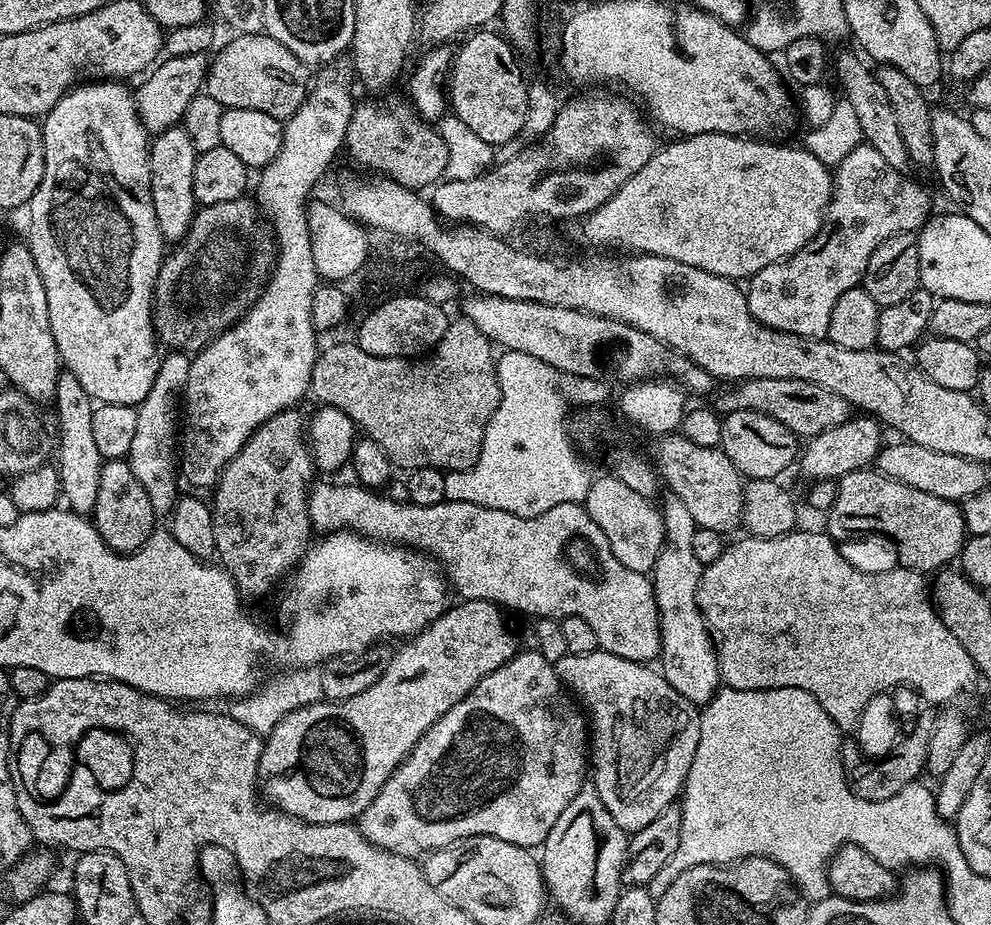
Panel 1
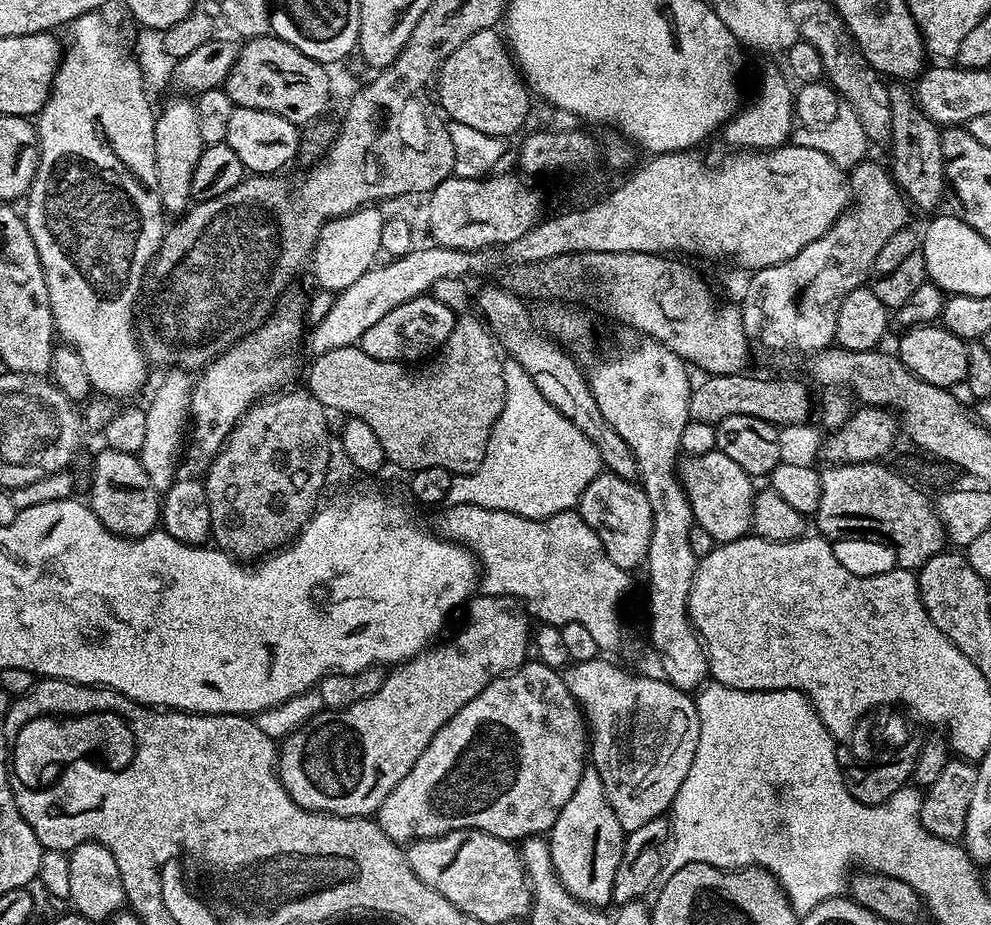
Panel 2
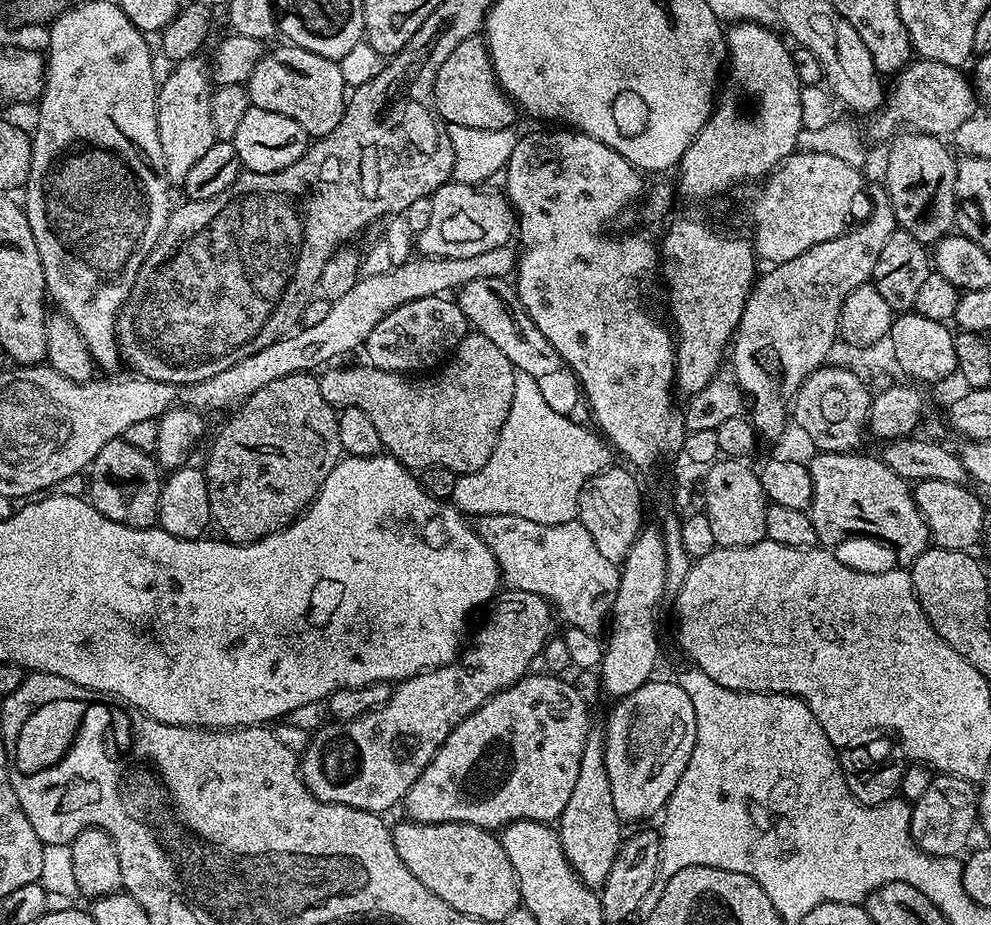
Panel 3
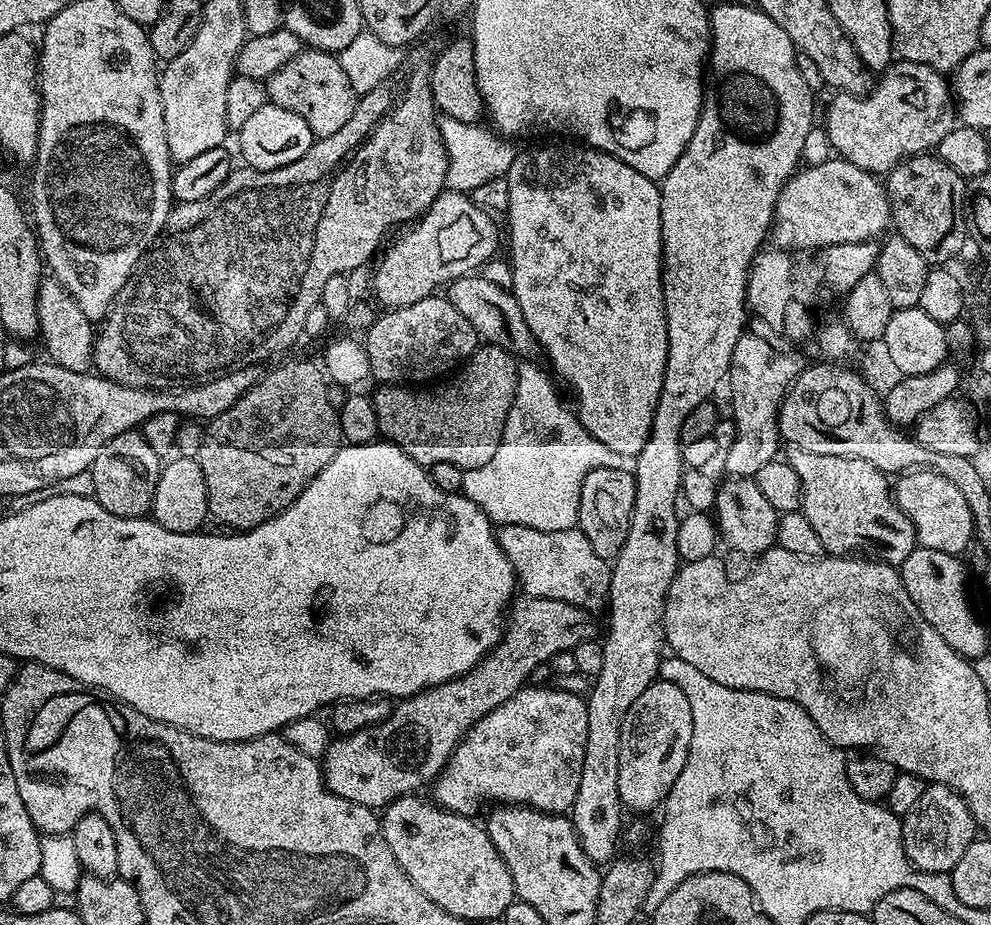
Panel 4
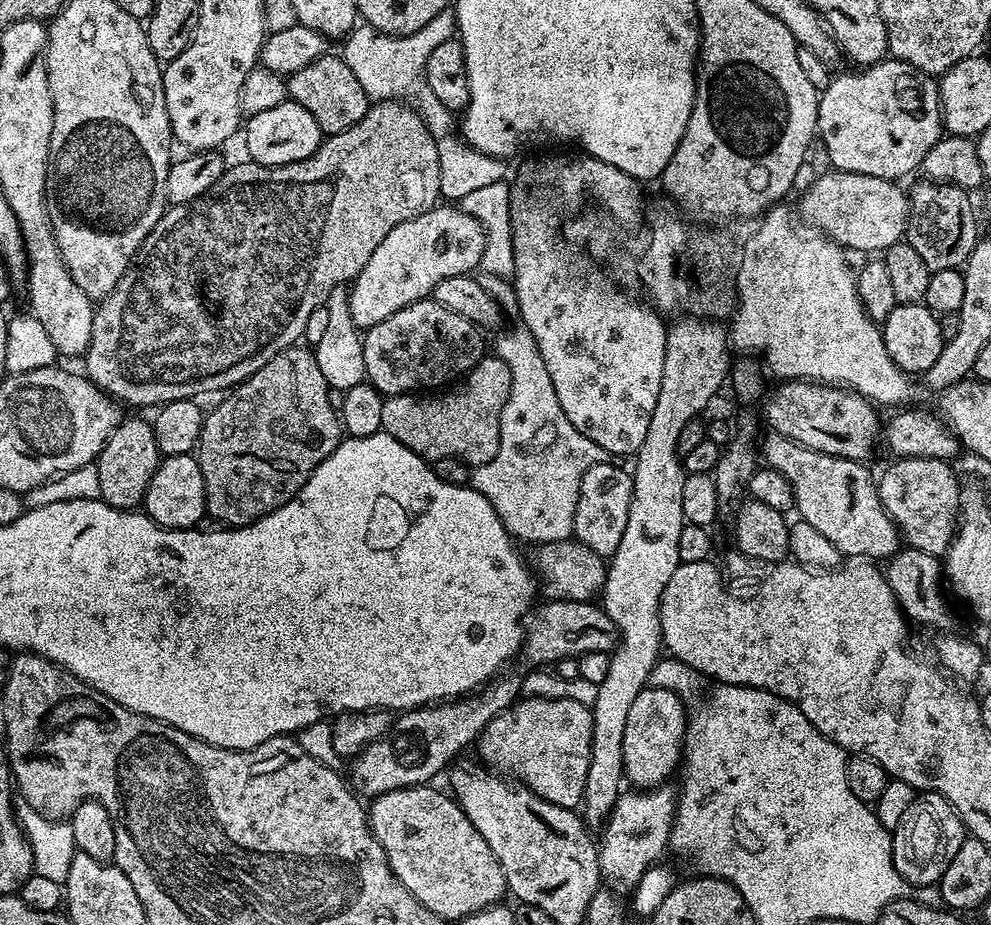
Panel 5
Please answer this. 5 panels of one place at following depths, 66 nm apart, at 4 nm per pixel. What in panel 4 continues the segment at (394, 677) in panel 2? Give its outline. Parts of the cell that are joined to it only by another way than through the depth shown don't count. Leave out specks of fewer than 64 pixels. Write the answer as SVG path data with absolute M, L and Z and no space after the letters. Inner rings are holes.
M525 595L513 599L506 613L506 623L499 642L470 671L462 674L457 680L442 682L438 686L427 688L425 692L401 699L393 707L391 714L373 728L333 739L322 757L324 784L334 794L373 810L387 808L399 796L419 793L423 784L431 785L444 771L452 751L460 745L466 733L479 720L486 718L490 710L502 706L502 702L518 694L518 690L531 681L528 679L535 668L540 668L543 664L545 667L554 658L554 654L571 652L582 642L593 639L597 633L596 624L592 620L595 619L589 613L570 602Z

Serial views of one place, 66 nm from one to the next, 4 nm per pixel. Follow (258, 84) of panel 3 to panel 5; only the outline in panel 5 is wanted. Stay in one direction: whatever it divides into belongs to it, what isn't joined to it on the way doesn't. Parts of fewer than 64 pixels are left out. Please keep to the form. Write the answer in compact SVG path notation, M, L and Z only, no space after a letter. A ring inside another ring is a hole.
M325 54L310 62L293 76L287 77L287 95L295 104L306 106L310 114L318 122L321 133L325 137L338 134L342 130L350 130L368 113L370 99L362 88L350 67L339 55Z

